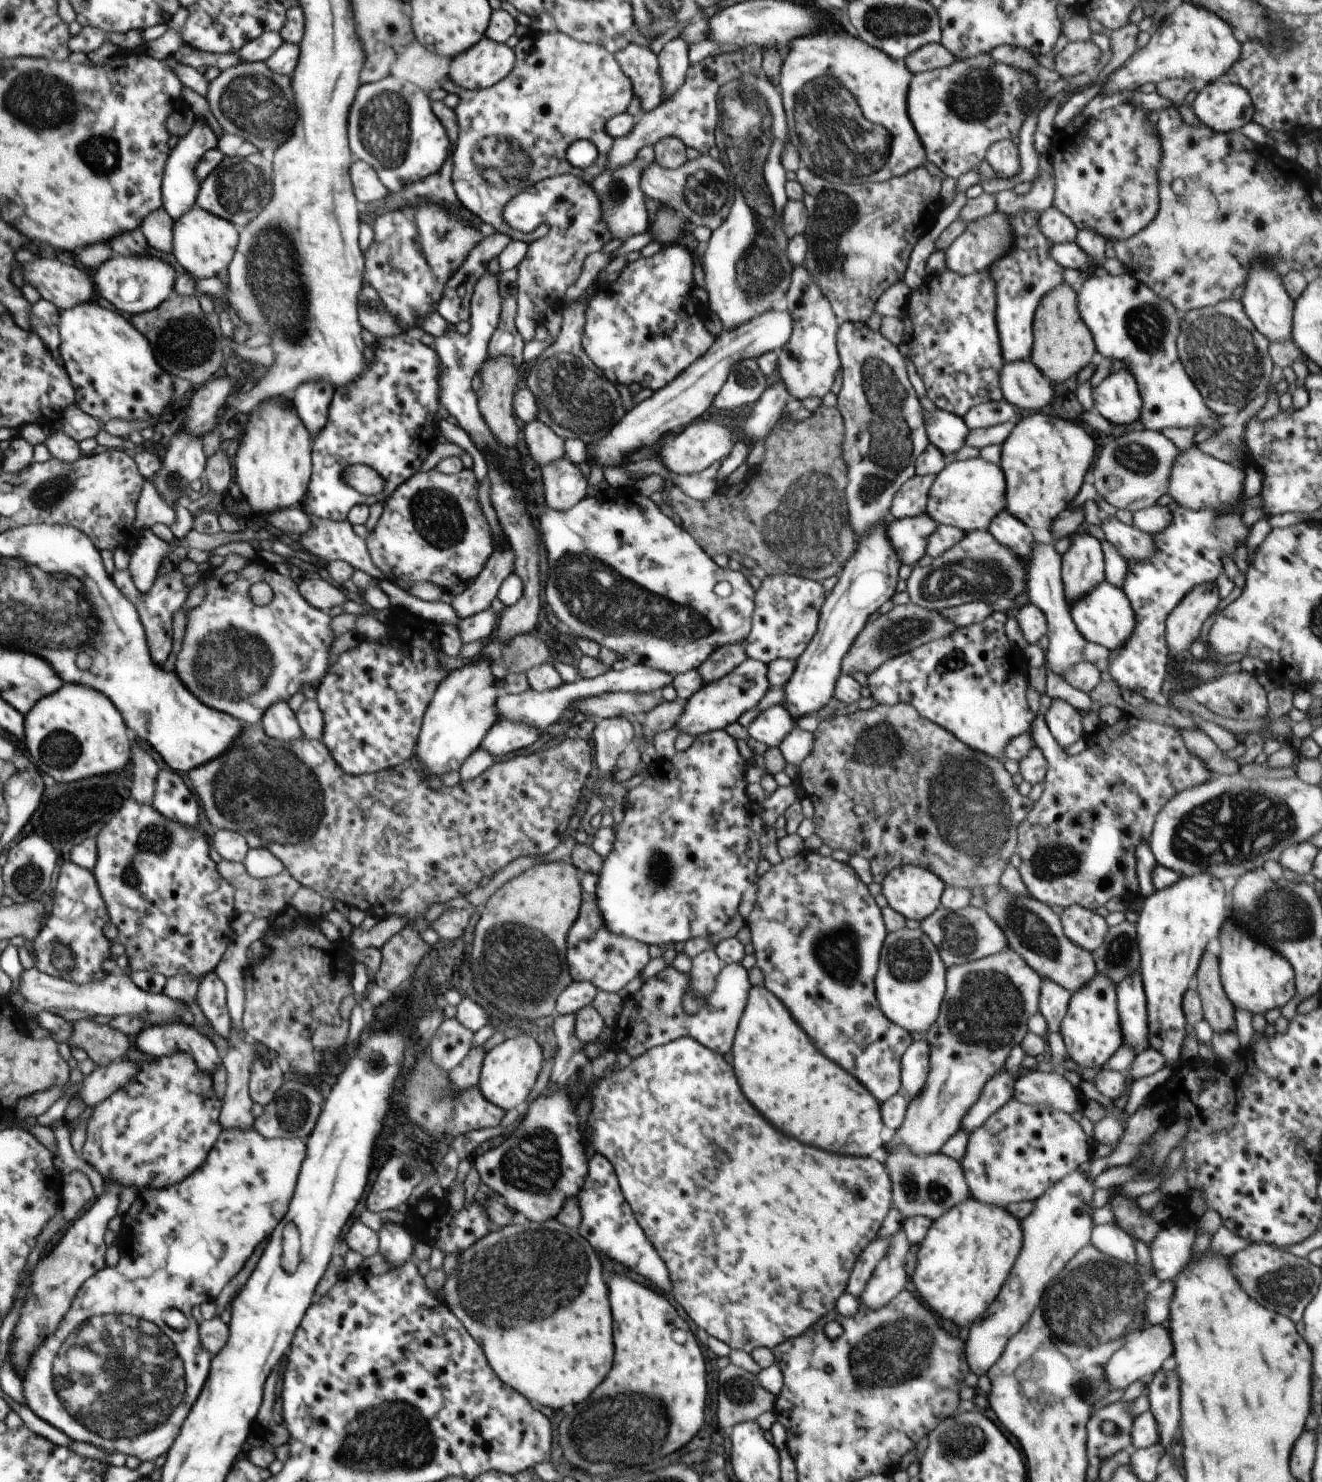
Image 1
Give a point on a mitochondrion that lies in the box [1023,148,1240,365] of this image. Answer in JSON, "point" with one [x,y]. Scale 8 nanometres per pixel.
{"point":[1148,326]}

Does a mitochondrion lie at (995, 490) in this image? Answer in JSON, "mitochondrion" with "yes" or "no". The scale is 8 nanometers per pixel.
{"mitochondrion":"no"}

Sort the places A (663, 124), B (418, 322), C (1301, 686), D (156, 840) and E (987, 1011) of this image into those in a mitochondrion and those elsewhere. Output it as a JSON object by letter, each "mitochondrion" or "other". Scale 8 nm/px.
{"A":"other","B":"other","C":"other","D":"mitochondrion","E":"mitochondrion"}

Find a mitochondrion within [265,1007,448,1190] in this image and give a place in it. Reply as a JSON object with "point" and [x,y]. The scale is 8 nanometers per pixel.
{"point":[291,1108]}

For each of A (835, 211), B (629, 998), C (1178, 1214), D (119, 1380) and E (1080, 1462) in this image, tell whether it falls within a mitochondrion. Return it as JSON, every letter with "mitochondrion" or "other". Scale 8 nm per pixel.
{"A":"mitochondrion","B":"other","C":"other","D":"mitochondrion","E":"other"}

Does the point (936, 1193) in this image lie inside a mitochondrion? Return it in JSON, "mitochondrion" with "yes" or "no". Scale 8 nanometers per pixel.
{"mitochondrion":"yes"}

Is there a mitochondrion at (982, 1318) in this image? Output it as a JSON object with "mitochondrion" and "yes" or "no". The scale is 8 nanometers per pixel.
{"mitochondrion":"no"}

